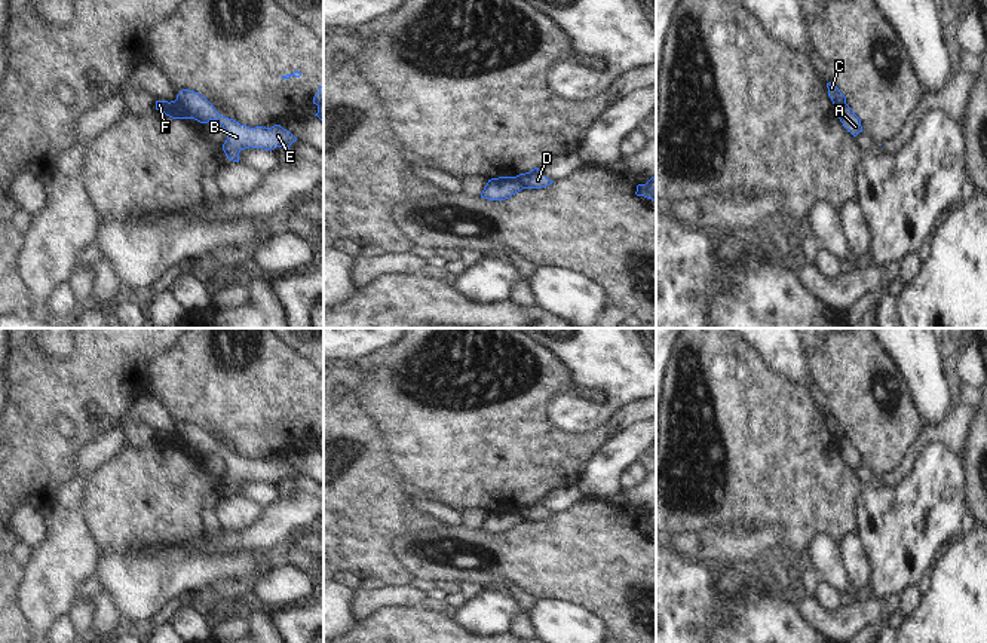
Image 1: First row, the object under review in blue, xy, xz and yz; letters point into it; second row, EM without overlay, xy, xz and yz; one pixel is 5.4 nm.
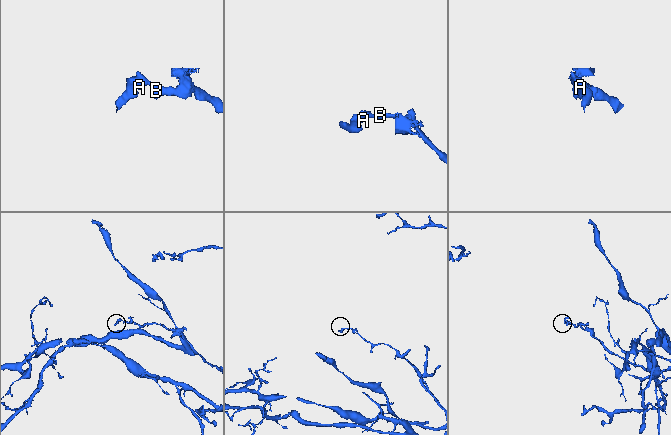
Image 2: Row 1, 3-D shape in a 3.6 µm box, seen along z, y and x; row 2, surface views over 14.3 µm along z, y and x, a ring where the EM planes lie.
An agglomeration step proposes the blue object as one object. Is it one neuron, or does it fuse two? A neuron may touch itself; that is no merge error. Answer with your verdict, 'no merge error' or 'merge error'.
merge error

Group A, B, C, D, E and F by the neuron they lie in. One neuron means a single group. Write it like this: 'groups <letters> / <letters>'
groups A F / B C D E

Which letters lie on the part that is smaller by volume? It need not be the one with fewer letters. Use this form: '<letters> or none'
A, F

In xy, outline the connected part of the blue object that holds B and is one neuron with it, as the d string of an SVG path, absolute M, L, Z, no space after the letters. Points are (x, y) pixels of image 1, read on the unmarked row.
M183 422L177 428L177 434L191 448L191 451L200 456L218 453L223 457L227 466L223 483L229 493L239 495L239 486L249 480L270 484L276 480L282 480L285 483L289 481L294 474L297 474L297 471L281 457L275 457L272 460L249 460L233 451L224 450L199 425Z

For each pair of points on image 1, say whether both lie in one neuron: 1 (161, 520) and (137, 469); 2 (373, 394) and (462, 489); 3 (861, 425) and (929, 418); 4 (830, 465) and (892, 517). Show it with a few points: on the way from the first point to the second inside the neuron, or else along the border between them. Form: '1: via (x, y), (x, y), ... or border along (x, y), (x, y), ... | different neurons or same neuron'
1: via (161, 508), (161, 502), (141, 481) | same neuron
2: via (397, 418), (444, 465) | same neuron
3: border along (909, 385), (913, 407), (925, 423) | different neurons
4: border along (867, 487), (858, 499), (857, 526) | different neurons

